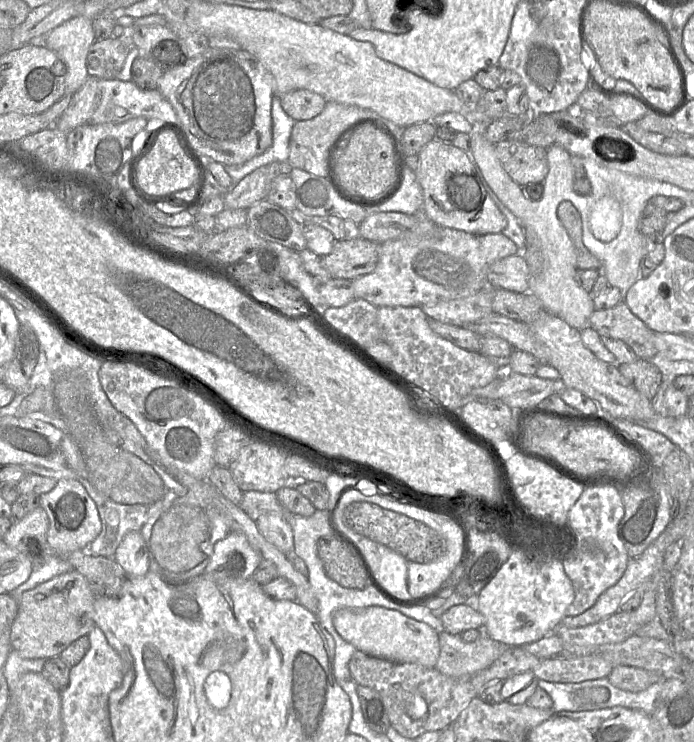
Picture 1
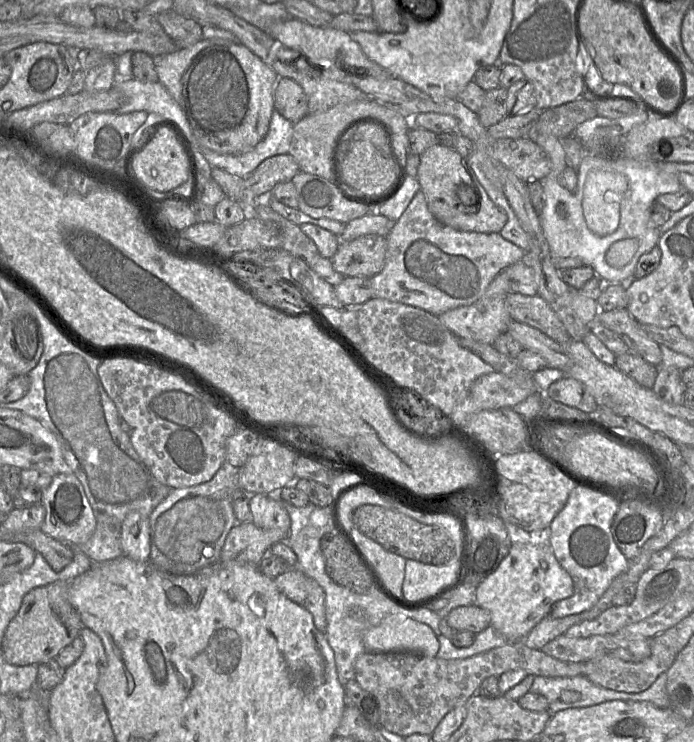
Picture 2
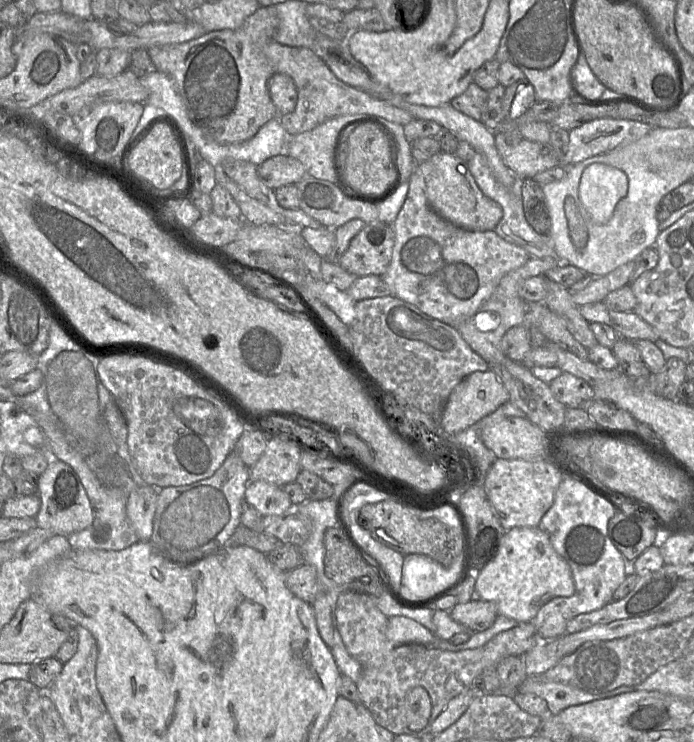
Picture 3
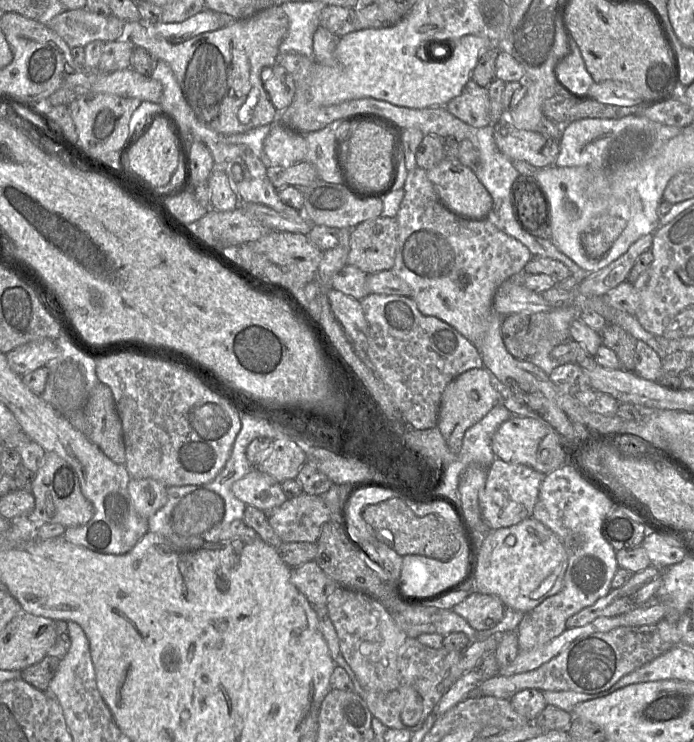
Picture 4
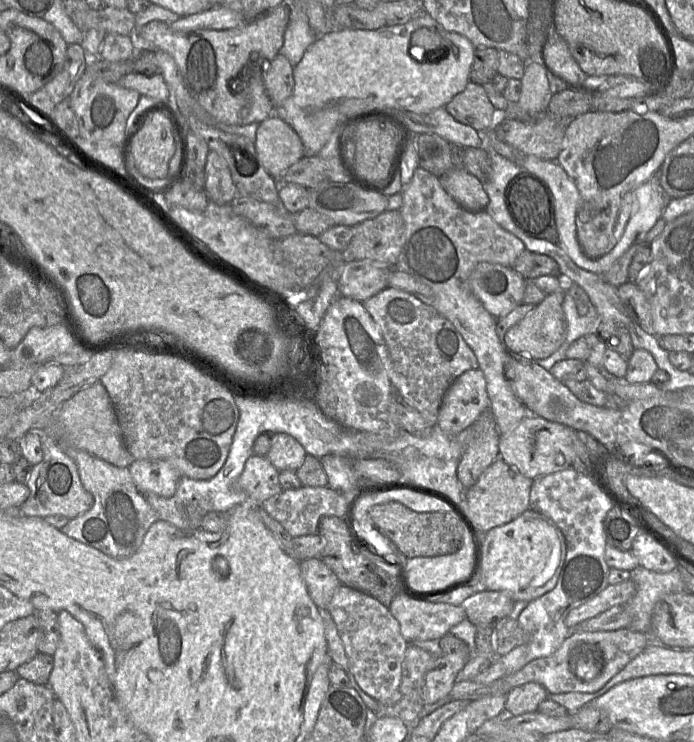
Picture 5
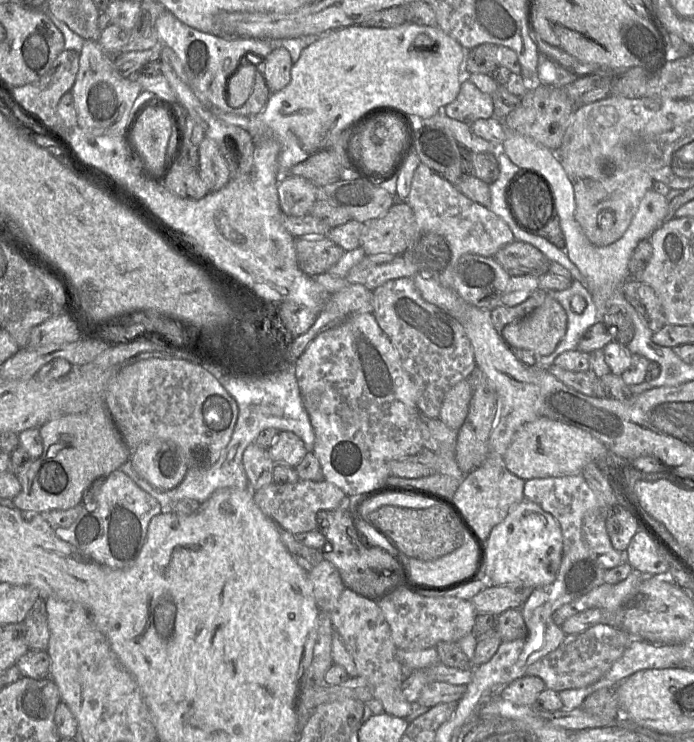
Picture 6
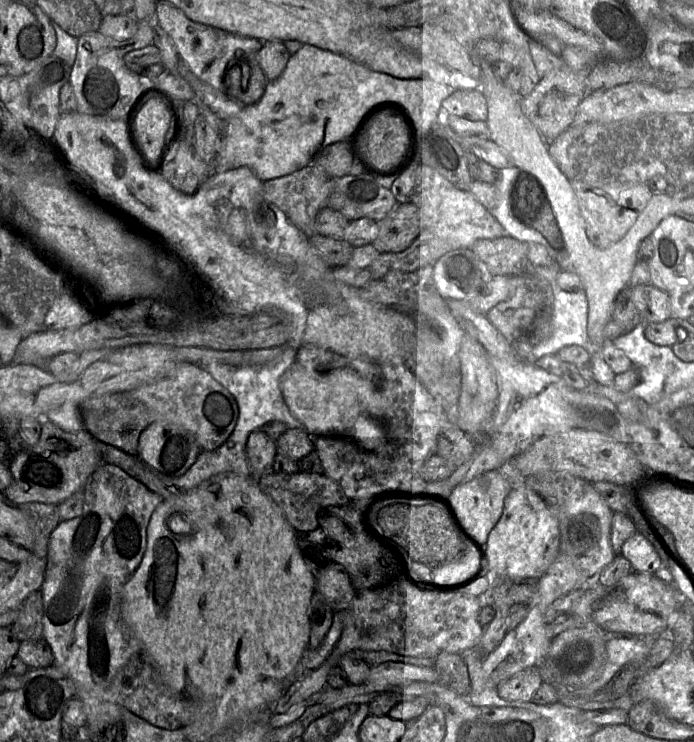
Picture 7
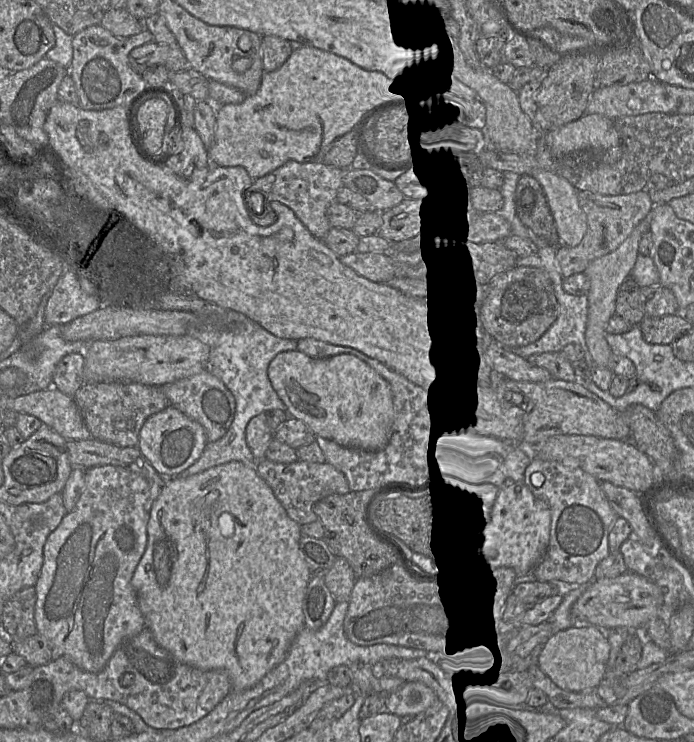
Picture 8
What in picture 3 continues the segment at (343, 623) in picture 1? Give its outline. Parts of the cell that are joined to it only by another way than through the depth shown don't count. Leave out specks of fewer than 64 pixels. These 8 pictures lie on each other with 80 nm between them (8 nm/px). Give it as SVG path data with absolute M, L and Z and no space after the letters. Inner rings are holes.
M393 616L388 618L386 637L395 645L416 643L431 646L434 634L424 625L411 618Z

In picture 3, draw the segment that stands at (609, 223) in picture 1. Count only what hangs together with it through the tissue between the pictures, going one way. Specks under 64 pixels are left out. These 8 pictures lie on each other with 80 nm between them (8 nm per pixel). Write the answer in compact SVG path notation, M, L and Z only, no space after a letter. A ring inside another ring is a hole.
M595 163L582 174L579 198L591 219L597 224L605 224L627 190L628 178L623 171Z

